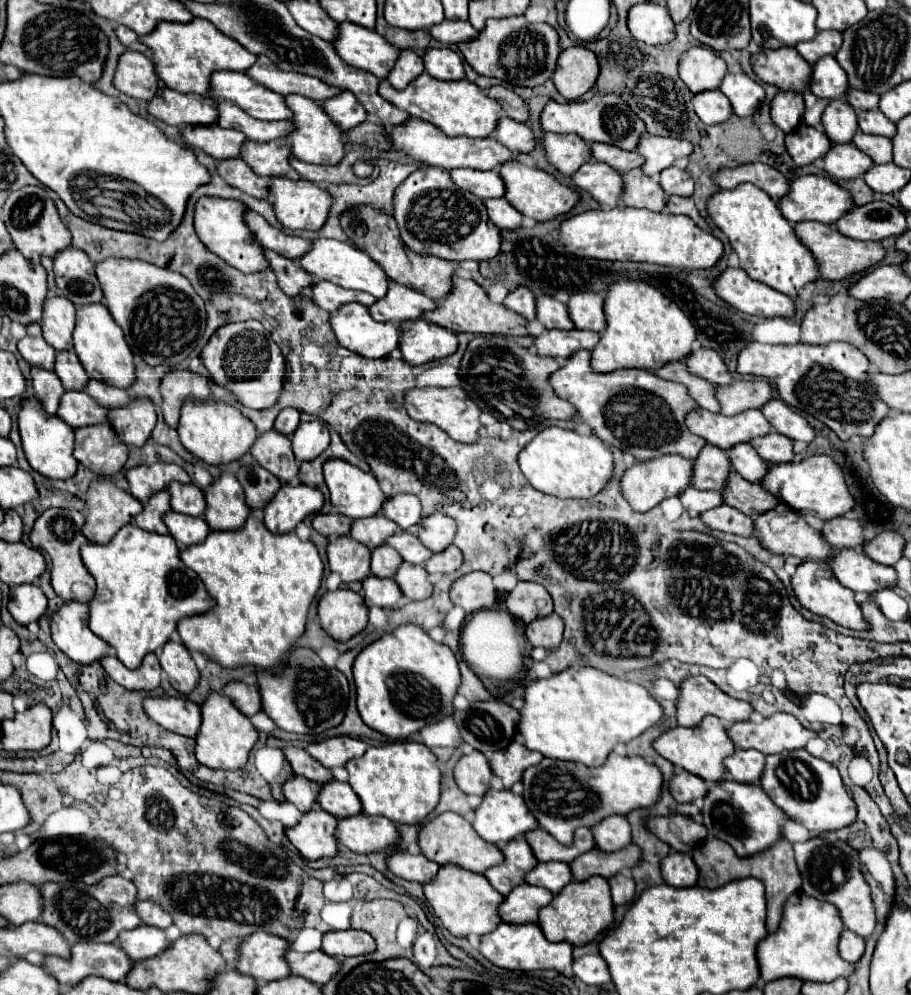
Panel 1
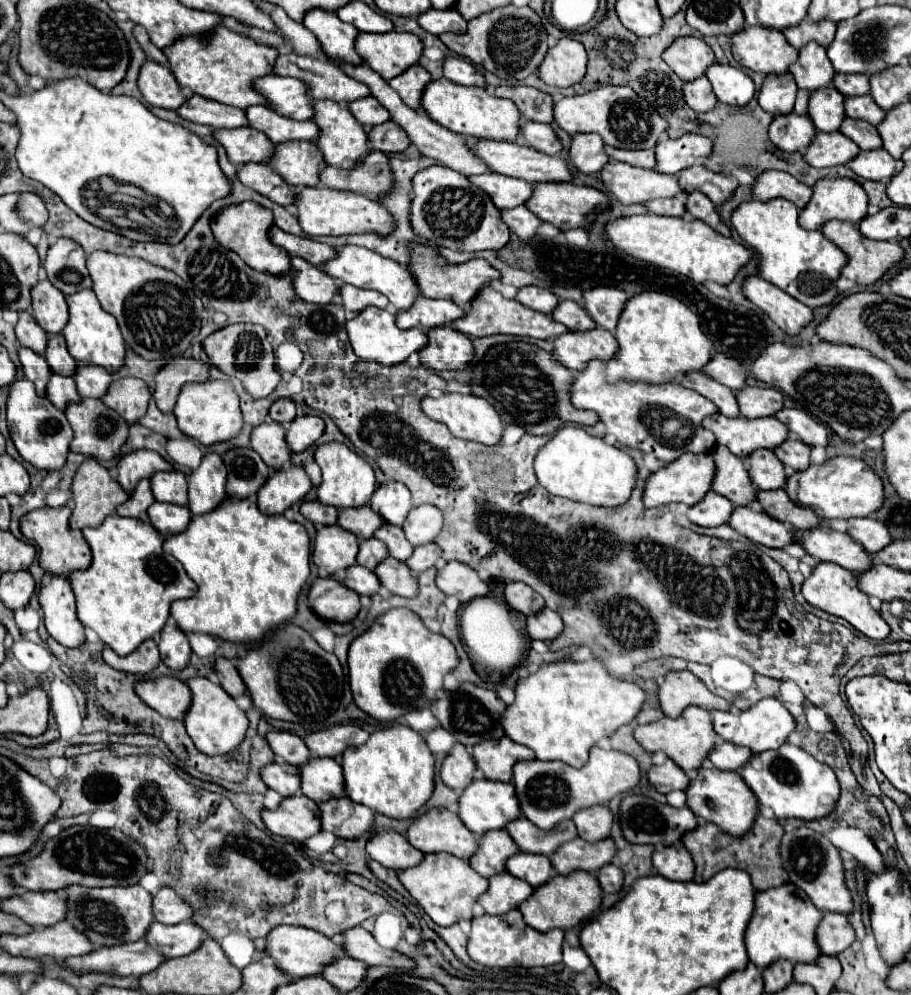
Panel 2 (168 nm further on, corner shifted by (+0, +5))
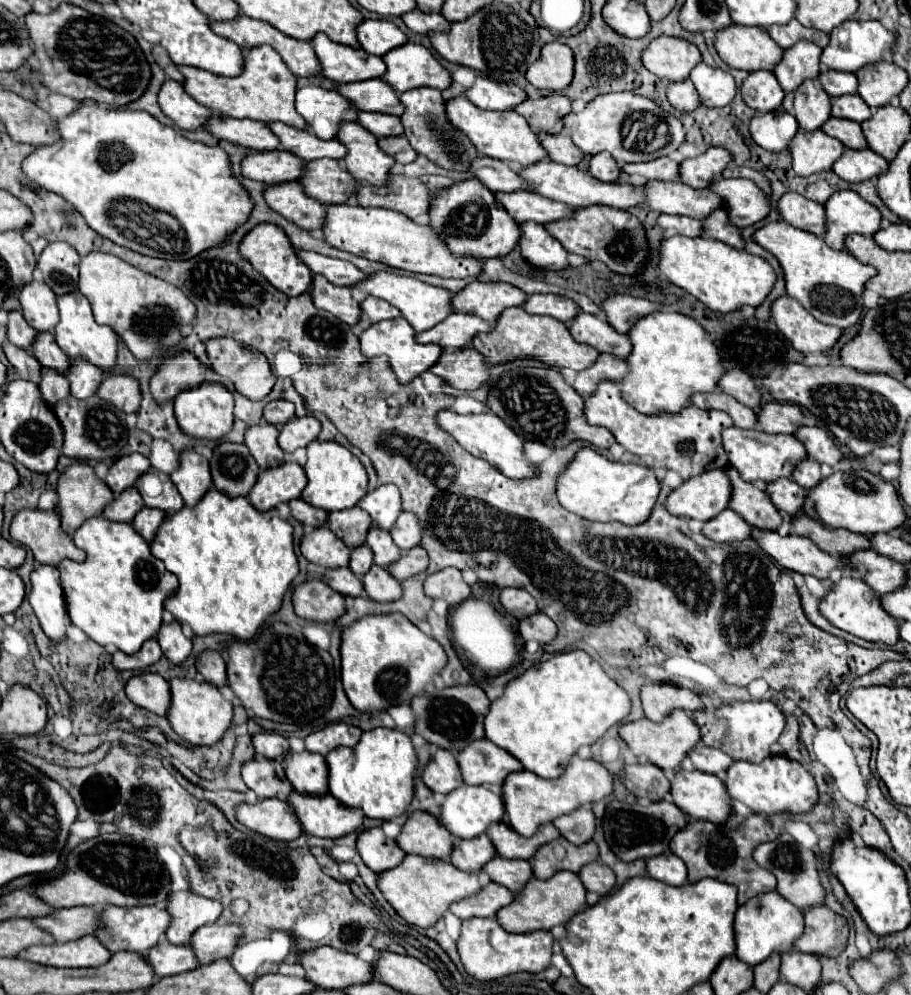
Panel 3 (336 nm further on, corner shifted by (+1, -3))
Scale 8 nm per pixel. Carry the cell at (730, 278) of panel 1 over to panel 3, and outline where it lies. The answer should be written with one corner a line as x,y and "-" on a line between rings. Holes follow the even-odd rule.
790,296
778,298
772,304
772,318
780,332
802,354
826,354
842,336
842,328
818,322
798,300

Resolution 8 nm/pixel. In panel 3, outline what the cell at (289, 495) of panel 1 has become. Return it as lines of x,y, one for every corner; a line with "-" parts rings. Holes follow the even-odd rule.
286,460
276,468
262,470
248,498
254,508
270,510
282,502
300,498
302,490
306,488
306,482
308,480
302,466
298,462

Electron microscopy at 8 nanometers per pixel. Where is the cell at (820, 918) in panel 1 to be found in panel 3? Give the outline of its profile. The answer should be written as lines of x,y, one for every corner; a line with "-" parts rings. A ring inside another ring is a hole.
766,892
762,896
754,896
754,900
742,904
734,918
734,942
736,956
746,964
760,964
770,956
770,952
786,952
792,950
792,942
802,934
802,912
790,904
786,898
778,896
778,892

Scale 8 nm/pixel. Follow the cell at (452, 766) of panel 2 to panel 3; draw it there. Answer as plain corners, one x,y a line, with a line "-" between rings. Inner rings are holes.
438,748
432,760
422,770
422,780
432,792
448,794
454,788
462,786
462,774
458,772
458,762
452,752

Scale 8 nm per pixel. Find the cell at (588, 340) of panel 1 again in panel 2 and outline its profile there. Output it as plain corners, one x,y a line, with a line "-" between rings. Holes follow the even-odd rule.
593,328
585,332
565,332
553,340
553,356
567,368
583,368
587,360
609,360
615,352
615,336
609,330

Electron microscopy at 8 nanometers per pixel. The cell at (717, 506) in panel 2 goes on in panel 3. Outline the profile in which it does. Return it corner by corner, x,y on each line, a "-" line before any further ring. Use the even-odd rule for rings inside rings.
726,508
714,520
708,520
702,528
702,534
714,542
736,542
746,540
752,534
752,526
742,520
734,510

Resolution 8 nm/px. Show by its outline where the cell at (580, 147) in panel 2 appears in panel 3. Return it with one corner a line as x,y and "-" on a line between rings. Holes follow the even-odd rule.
600,152
590,160
590,174
600,182
616,182
620,178
620,166
608,152

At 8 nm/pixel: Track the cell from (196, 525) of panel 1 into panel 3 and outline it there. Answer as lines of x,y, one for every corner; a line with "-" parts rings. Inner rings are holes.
144,506
144,508
134,516
132,526
134,526
134,530
136,530
146,542
150,542
150,540
156,536
156,530
158,530
158,526
162,524
164,518
166,518
166,512
158,510
158,508
146,508
146,506

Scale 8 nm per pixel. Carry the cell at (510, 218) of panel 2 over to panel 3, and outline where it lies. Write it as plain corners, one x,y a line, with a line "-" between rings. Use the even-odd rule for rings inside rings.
522,224
522,240
520,240
520,252
522,256
538,266
538,268
554,268
566,270
570,268
568,252
564,246
546,232
542,224

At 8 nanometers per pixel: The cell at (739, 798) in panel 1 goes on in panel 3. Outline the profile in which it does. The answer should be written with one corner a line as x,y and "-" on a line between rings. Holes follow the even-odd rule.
678,770
670,782
672,802
686,814
692,814
698,820
720,822
730,816
730,796
722,788
722,780
714,774
700,770
688,772

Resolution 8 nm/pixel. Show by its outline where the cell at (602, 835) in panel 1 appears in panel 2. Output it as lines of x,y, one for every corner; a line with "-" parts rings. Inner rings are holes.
595,806
595,808
585,808
583,812
577,812
573,816
573,822
577,826
579,838
587,842
599,842
611,836
613,814
607,806

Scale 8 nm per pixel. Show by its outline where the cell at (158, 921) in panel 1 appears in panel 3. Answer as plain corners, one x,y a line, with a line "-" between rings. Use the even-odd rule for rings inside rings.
172,892
168,902
172,924
166,936
172,944
188,944
200,926
216,922
222,914
222,904
218,900
210,900
194,892

